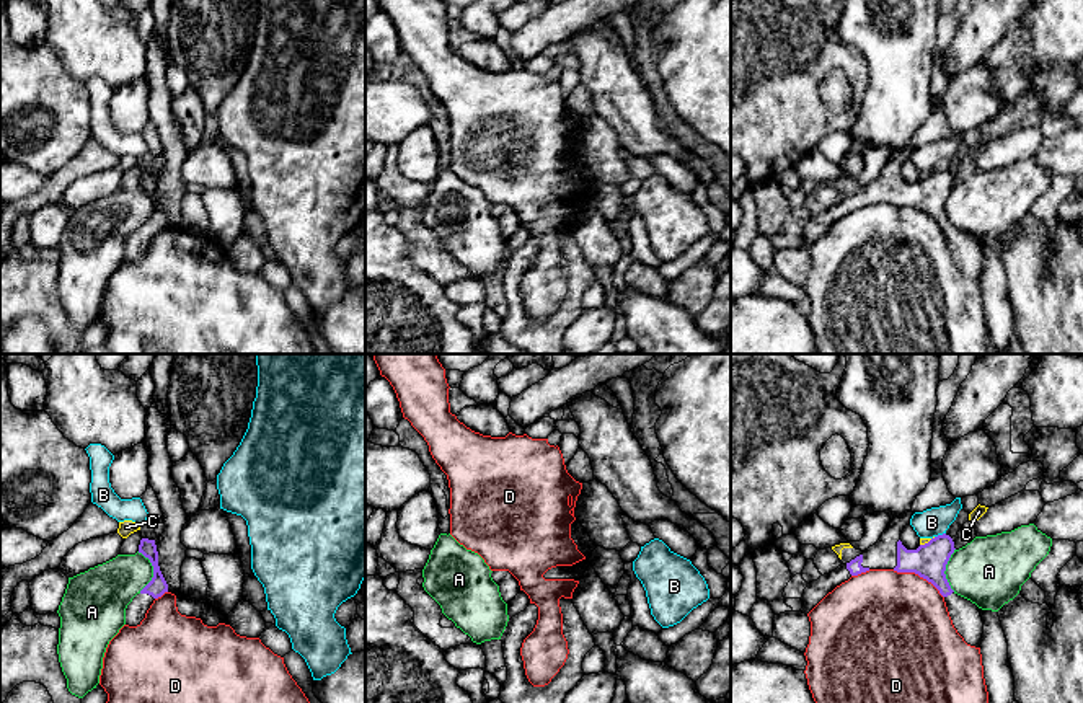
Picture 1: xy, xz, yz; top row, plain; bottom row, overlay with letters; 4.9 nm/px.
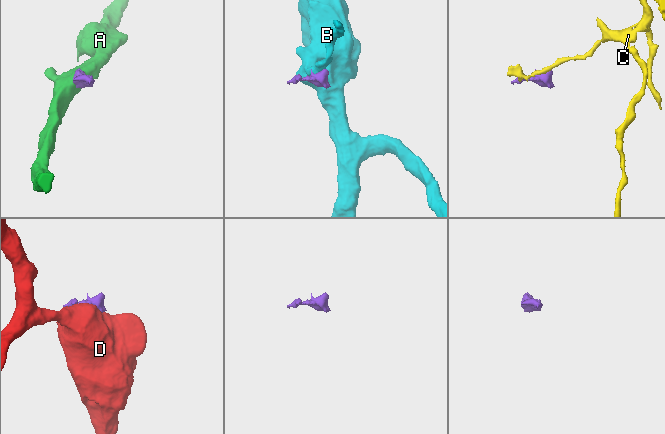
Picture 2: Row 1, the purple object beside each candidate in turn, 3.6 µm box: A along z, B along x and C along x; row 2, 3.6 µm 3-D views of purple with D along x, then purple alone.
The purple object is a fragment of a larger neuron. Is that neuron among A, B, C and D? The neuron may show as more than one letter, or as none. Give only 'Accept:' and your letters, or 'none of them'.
Accept: none of them

